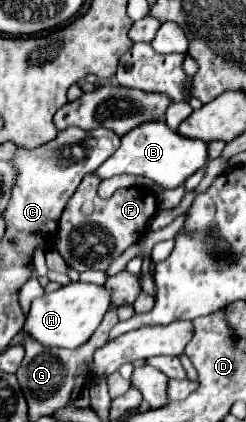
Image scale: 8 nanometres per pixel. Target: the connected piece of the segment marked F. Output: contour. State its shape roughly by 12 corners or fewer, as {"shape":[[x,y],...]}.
{"shape":[[88,174],[58,222],[56,248],[78,272],[108,270],[148,232],[148,188],[100,198]]}

